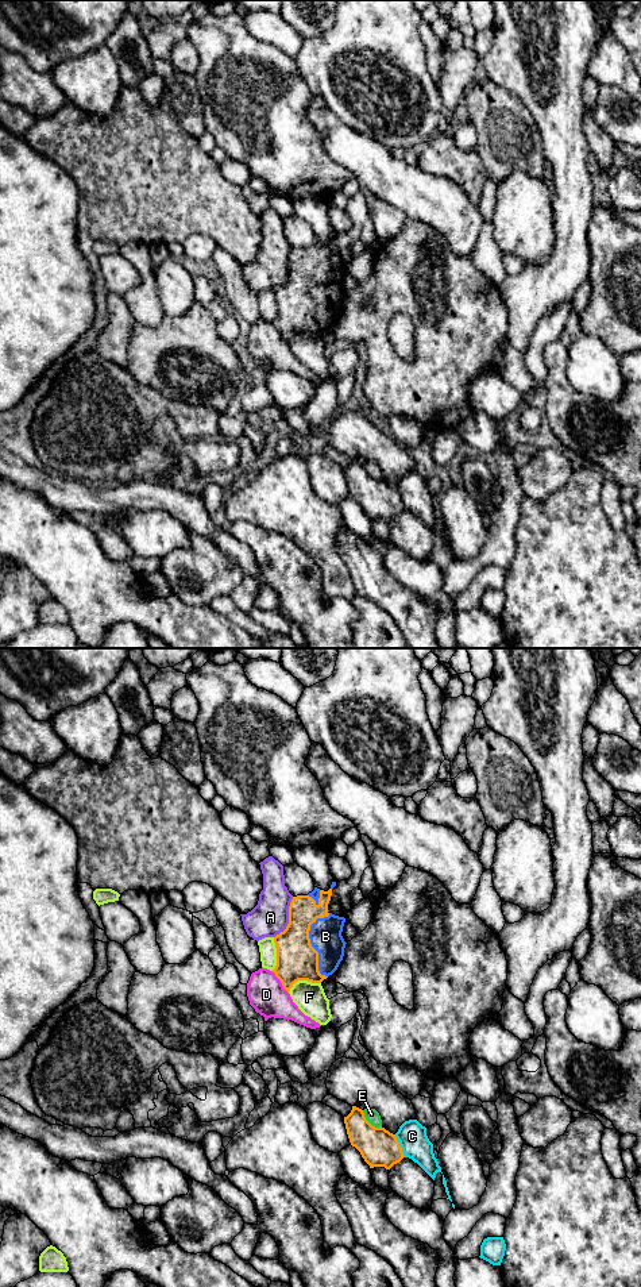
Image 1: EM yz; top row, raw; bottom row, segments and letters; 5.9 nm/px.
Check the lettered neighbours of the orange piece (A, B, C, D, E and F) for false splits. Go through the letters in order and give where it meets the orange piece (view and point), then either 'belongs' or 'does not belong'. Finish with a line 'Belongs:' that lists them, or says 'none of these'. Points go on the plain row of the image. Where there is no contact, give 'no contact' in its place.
A: yz (289, 270) | does not belong
B: yz (309, 295) | belongs
C: yz (400, 497) | does not belong
D: yz (281, 334) | does not belong
E: yz (369, 474) | does not belong
F: yz (302, 331) | does not belong
Belongs: B

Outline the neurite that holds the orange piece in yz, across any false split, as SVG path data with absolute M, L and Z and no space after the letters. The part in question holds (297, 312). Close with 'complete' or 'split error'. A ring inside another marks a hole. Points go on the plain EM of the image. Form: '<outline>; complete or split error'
M332 234L328 243L314 239L308 247L293 248L289 275L274 289L277 317L273 324L287 344L298 332L321 335L343 312L345 270L328 263L335 238Z; split error

